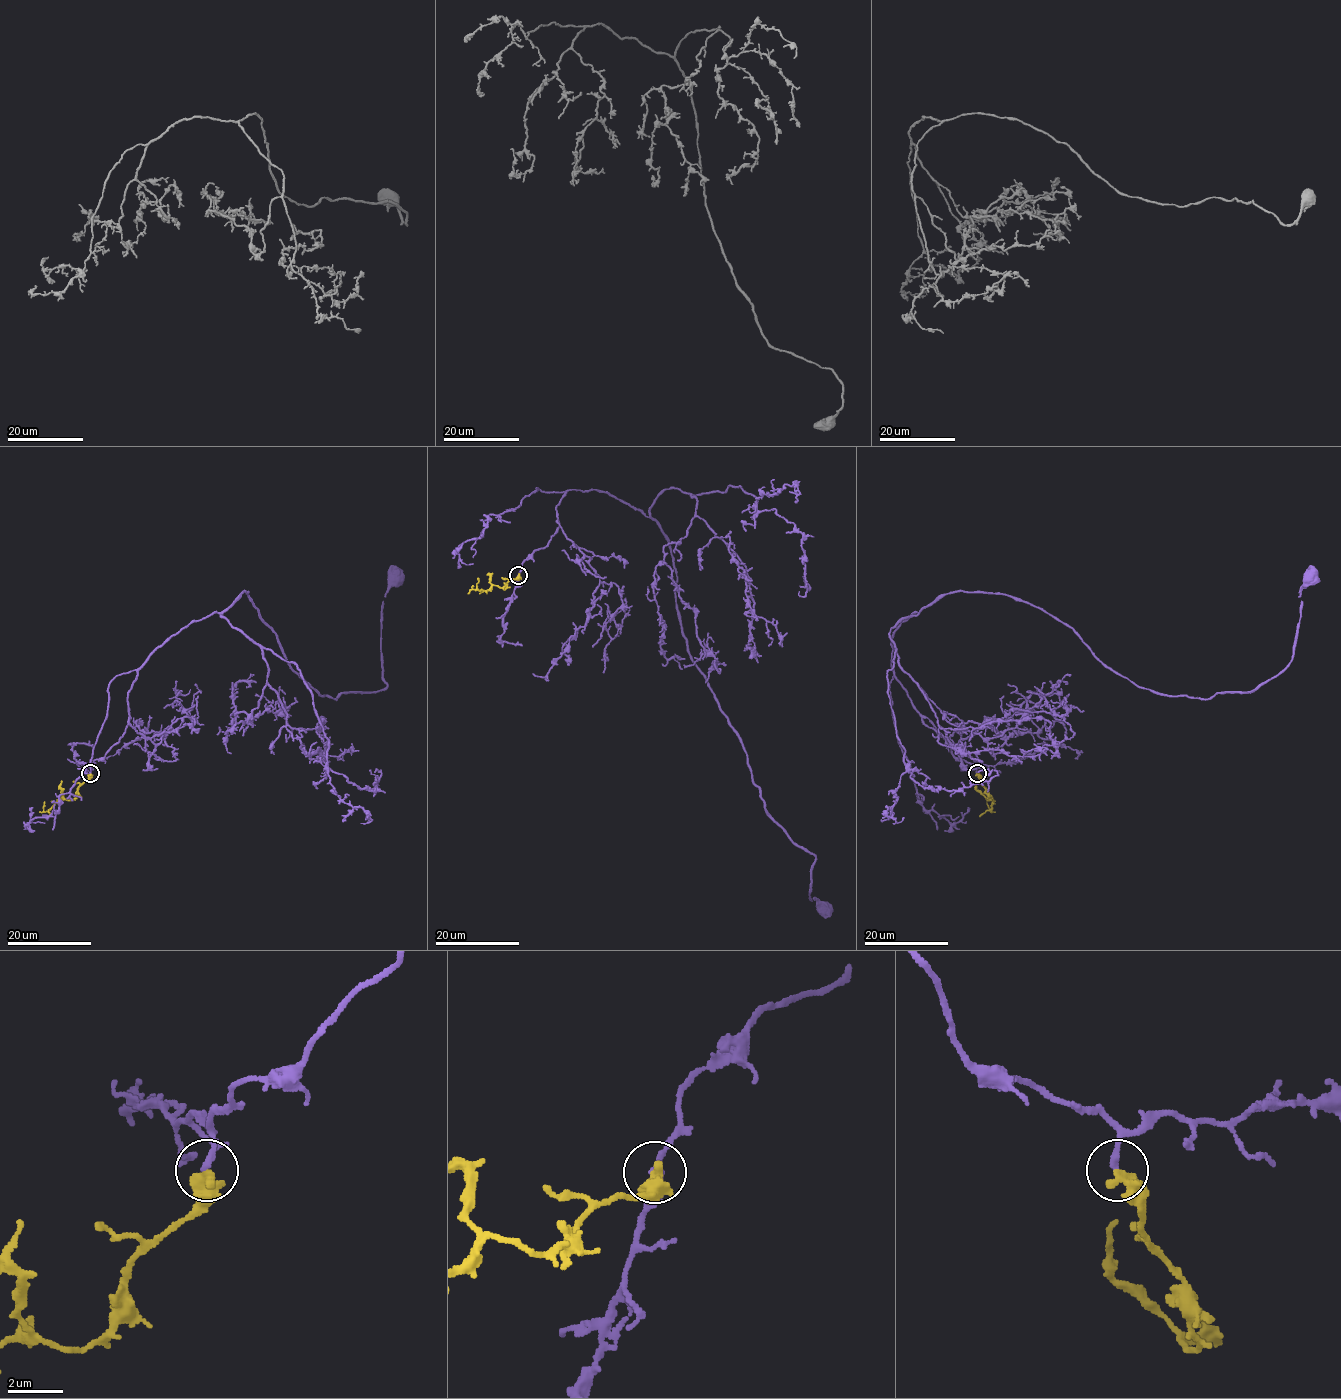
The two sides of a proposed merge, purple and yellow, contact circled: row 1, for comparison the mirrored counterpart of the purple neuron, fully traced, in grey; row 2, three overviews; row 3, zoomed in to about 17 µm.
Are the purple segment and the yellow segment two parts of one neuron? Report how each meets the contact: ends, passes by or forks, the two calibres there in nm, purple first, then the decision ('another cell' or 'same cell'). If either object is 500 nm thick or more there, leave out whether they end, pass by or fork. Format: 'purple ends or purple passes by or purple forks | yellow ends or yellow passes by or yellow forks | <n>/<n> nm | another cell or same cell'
240/500 nm | same cell

